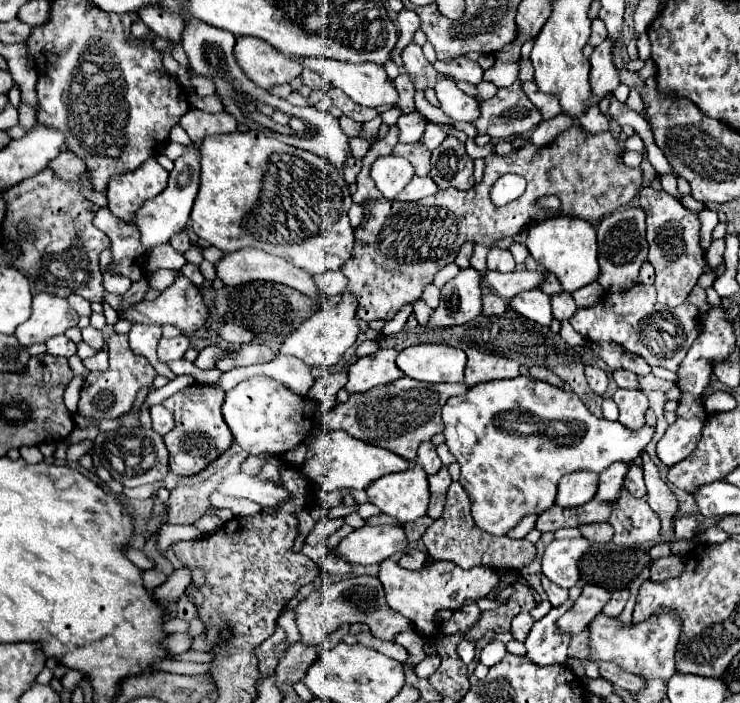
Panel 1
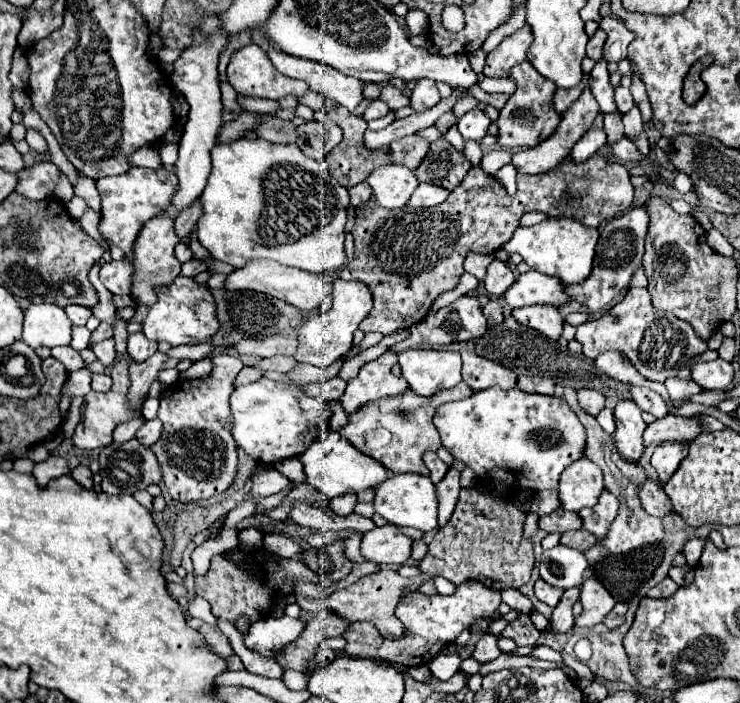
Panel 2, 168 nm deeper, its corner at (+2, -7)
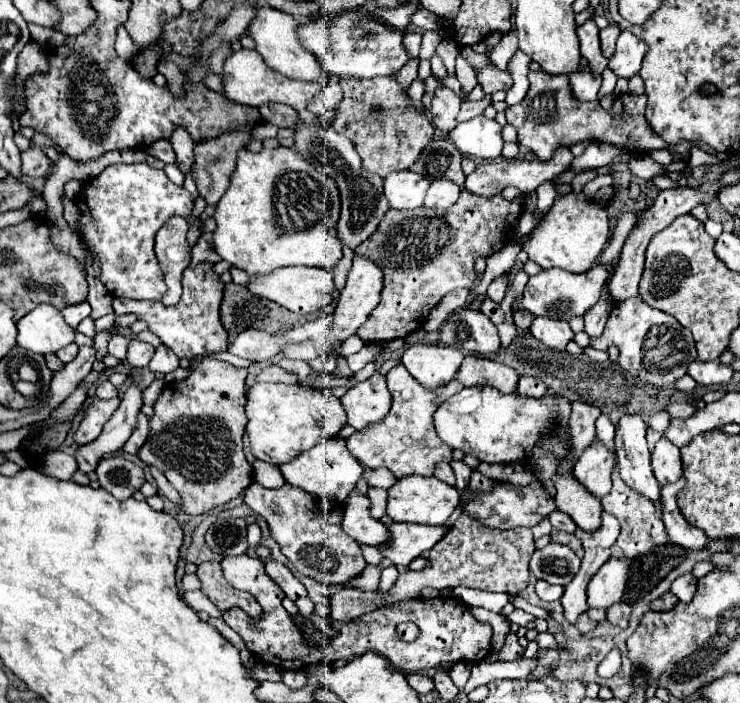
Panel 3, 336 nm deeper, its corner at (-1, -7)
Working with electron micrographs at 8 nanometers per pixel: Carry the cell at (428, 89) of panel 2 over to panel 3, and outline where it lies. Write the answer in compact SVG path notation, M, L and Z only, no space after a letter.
M446 86L438 88L436 96L432 100L432 108L430 108L430 120L432 120L432 124L440 132L448 134L458 124L458 120L456 120L458 110L460 110L460 98L450 88L446 88Z

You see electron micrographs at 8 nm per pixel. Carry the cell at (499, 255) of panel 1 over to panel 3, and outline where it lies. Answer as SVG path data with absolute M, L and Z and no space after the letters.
M498 276L498 278L488 286L486 296L488 296L490 300L494 300L494 302L500 302L500 300L504 298L504 294L506 294L506 288L508 288L508 278L506 278L506 276Z

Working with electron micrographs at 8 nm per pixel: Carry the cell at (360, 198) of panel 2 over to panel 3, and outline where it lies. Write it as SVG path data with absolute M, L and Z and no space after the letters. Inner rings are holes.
M308 110L298 112L298 116L302 120L302 126L294 130L294 148L298 154L302 154L306 160L310 160L310 164L320 174L332 178L338 184L340 202L342 202L340 220L336 226L338 240L344 246L356 250L356 246L360 246L366 238L370 238L376 232L384 214L390 210L390 204L388 204L384 190L382 190L384 182L378 174L364 172L362 158L358 156L354 144L346 136L338 134L332 126L320 124L320 120ZM314 136L316 136L316 140L314 140Z

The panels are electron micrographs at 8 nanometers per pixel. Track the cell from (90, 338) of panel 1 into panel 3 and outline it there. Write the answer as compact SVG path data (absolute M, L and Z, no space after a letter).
M114 334L110 344L108 344L108 352L114 354L116 358L124 360L126 358L126 350L128 350L128 344L130 344L130 338L128 336L122 336L122 334Z

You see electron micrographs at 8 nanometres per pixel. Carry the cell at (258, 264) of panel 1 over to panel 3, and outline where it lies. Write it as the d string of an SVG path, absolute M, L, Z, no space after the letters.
M288 266L278 268L270 276L254 276L252 284L248 284L248 290L252 294L258 294L266 300L272 300L286 310L294 314L312 314L320 312L324 306L332 302L332 290L334 290L334 276L330 270L324 268L308 268L308 266Z

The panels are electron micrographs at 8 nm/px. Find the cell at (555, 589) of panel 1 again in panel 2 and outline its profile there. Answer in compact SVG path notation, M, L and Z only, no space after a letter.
M537 580L537 582L535 582L535 596L537 596L541 602L549 604L551 608L555 608L555 606L559 604L563 592L559 592L559 588L551 588L551 586L549 586L547 582L543 582L543 580Z

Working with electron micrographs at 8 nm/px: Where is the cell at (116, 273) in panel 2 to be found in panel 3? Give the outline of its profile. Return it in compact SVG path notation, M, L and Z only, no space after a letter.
M114 164L108 166L100 176L88 180L80 190L78 202L80 210L80 232L82 238L88 240L90 248L100 260L100 280L112 296L118 298L134 298L134 300L160 300L166 292L164 276L158 266L154 254L154 236L166 224L168 218L176 216L190 216L194 208L194 198L182 186L176 186L168 180L164 170L154 170L148 164Z

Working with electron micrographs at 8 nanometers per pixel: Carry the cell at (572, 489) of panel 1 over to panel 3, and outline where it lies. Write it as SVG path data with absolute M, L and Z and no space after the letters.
M594 440L578 458L574 476L598 498L606 496L612 488L612 470L616 466L616 454L602 440Z

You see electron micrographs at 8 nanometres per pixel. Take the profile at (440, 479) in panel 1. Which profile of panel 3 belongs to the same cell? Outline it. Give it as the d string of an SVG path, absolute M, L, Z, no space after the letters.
M452 460L450 462L450 466L452 466L452 470L454 470L454 474L456 474L456 490L464 490L466 486L468 486L468 482L470 482L470 474L472 474L472 468L470 466L466 466L462 460Z

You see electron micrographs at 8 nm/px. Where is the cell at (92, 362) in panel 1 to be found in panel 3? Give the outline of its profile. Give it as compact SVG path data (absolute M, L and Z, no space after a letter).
M102 380L102 382L98 382L94 394L98 398L102 398L102 400L110 400L110 398L116 398L118 396L118 390L116 390L116 386L110 380Z

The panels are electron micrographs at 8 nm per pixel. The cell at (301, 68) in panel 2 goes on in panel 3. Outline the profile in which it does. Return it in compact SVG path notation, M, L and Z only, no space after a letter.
M262 6L256 10L254 22L250 22L248 36L254 40L254 44L256 44L254 48L258 50L258 54L264 58L264 62L272 70L276 70L284 76L292 76L294 80L318 80L324 74L320 60L302 46L300 36L298 36L296 18L292 18L280 10L274 10L270 6Z

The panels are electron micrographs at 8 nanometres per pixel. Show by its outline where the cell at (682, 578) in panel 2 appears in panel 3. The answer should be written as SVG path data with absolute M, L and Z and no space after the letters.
M692 574L676 578L670 592L674 592L680 602L690 602L694 598L694 594L696 594L696 578Z

